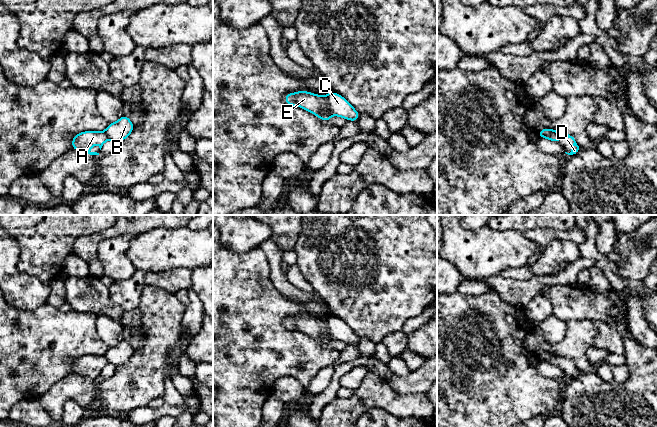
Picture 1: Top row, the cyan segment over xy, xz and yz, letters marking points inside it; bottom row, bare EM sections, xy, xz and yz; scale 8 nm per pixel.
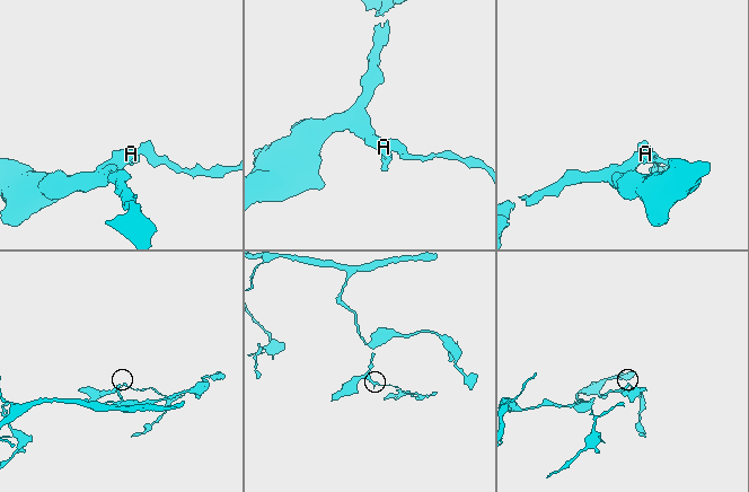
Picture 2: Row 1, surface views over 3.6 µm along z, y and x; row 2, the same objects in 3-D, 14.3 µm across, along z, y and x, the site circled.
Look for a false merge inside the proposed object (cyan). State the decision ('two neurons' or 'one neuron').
two neurons

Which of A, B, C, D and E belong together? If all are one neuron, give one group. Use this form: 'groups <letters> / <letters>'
groups A D E / B C

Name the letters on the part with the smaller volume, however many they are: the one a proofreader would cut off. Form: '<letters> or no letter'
B, C

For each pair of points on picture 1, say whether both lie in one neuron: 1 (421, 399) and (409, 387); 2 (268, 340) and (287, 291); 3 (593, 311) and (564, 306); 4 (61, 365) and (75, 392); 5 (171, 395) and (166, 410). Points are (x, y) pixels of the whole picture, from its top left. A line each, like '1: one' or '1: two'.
1: two
2: two
3: one
4: two
5: two

